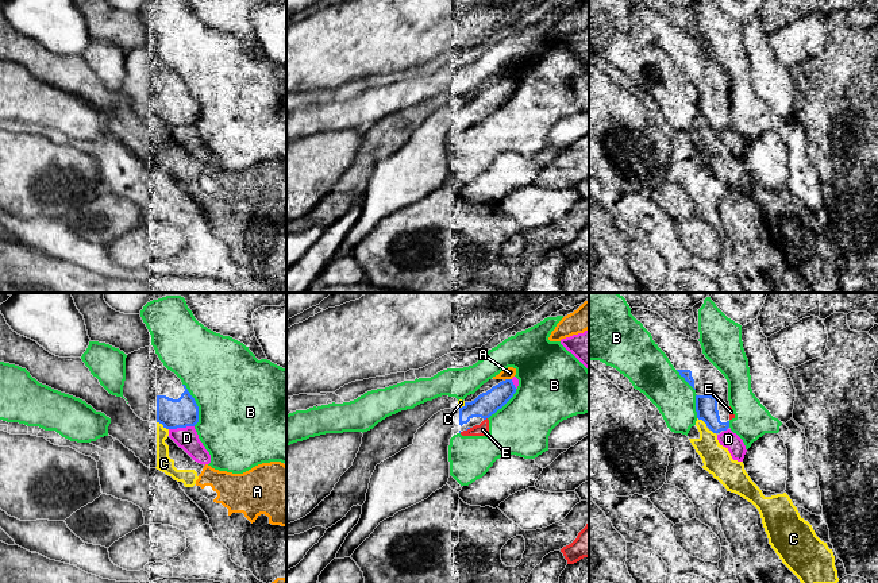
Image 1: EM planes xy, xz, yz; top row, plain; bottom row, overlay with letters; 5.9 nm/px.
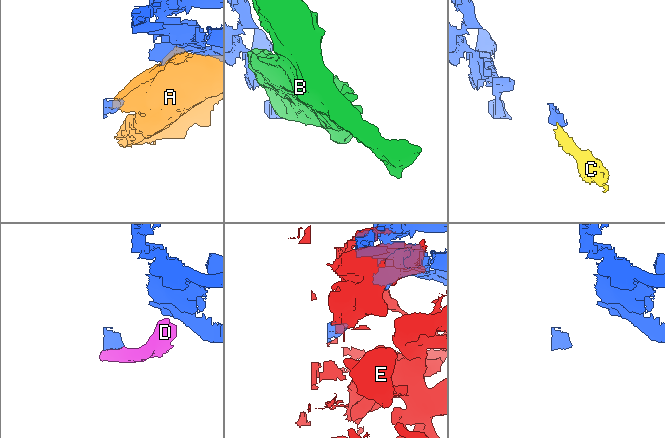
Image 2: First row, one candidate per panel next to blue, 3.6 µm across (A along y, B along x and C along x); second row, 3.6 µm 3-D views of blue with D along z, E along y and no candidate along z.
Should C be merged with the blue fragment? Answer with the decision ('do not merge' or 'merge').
do not merge

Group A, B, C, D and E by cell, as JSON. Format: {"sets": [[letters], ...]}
{"sets": [["A", "C"], ["B", "E"], ["D"]]}

